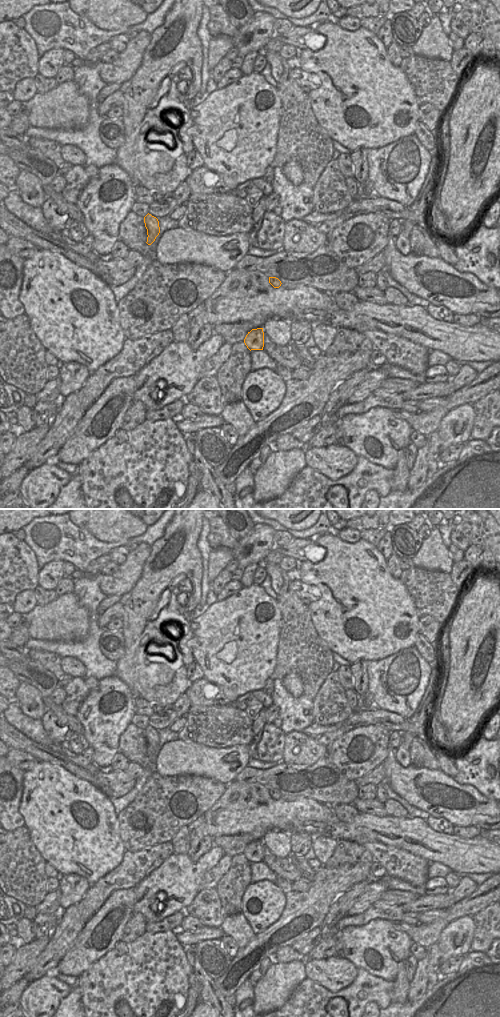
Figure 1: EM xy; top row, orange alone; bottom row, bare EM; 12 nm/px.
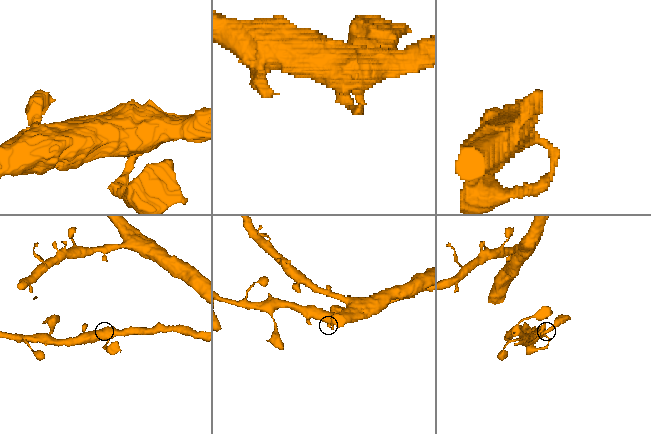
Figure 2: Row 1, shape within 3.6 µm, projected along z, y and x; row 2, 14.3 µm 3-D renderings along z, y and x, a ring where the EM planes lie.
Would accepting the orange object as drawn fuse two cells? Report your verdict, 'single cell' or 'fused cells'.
single cell

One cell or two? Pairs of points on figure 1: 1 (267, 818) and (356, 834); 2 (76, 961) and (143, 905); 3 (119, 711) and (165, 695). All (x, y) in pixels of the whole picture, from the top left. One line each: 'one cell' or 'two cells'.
1: one cell
2: two cells
3: two cells

